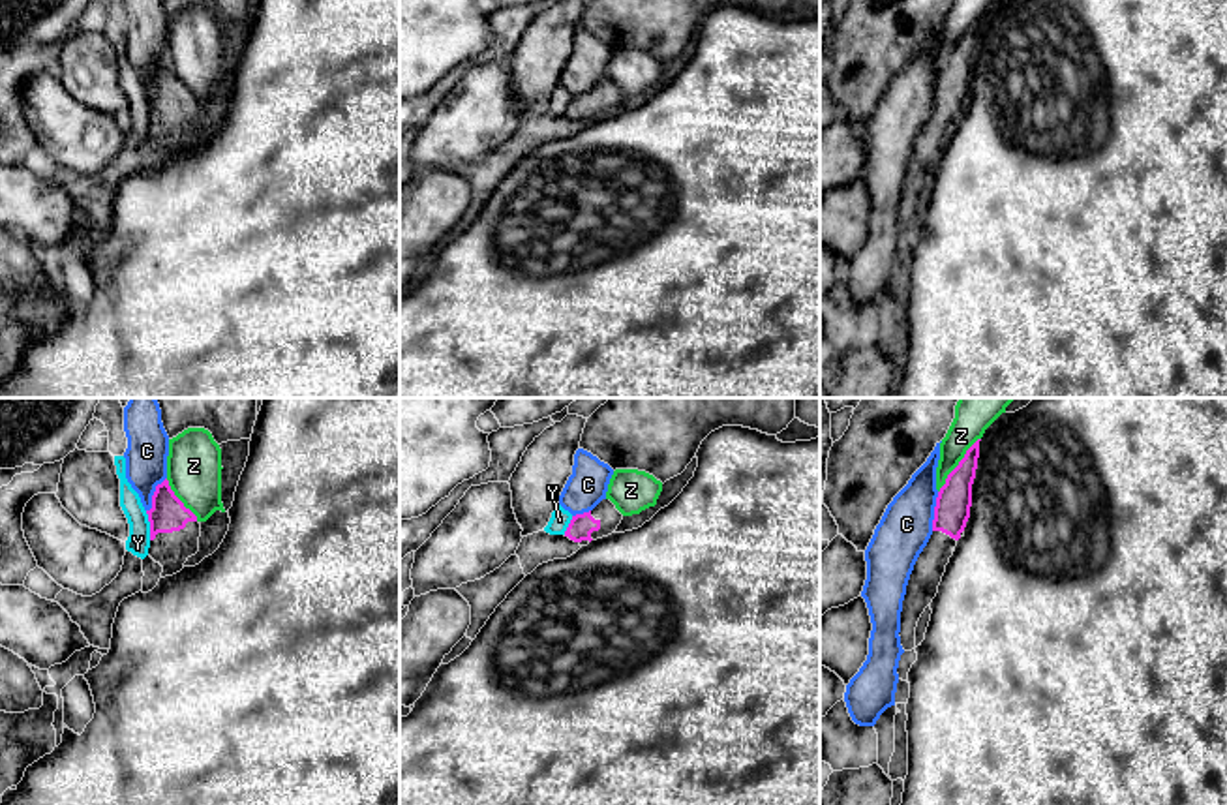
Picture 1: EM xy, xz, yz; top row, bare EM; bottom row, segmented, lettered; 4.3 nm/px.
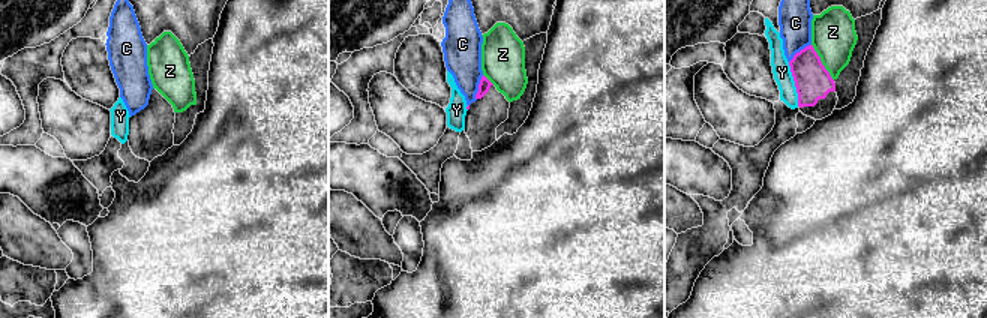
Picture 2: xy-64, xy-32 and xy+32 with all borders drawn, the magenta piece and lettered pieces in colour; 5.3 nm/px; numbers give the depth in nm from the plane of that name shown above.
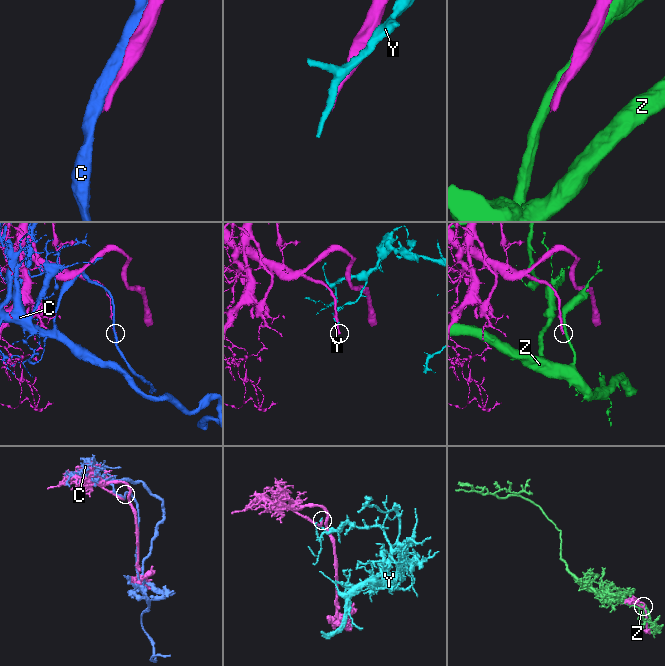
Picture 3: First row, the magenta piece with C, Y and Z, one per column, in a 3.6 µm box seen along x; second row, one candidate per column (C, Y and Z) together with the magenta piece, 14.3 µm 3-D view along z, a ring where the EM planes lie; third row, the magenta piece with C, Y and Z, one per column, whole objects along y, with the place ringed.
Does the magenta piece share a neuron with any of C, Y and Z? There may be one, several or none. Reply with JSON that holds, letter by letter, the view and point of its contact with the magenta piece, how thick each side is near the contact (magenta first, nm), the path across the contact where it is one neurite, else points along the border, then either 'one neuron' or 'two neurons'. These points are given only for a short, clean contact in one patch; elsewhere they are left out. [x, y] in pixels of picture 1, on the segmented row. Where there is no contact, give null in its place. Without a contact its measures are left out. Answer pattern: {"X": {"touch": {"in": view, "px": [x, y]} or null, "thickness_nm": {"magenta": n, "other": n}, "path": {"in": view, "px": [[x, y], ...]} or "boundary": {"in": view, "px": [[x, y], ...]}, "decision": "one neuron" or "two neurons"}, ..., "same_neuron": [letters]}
{"C": {"touch": {"in": "yz", "px": [935, 511]}, "thickness_nm": {"magenta": 150, "other": 220}, "decision": "two neurons"}, "Y": {"touch": {"in": "xy", "px": [151, 526]}, "thickness_nm": {"magenta": 150, "other": 100}, "decision": "two neurons"}, "Z": {"touch": {"in": "yz", "px": [957, 466]}, "thickness_nm": {"magenta": 150, "other": 170}, "decision": "two neurons"}, "same_neuron": []}

